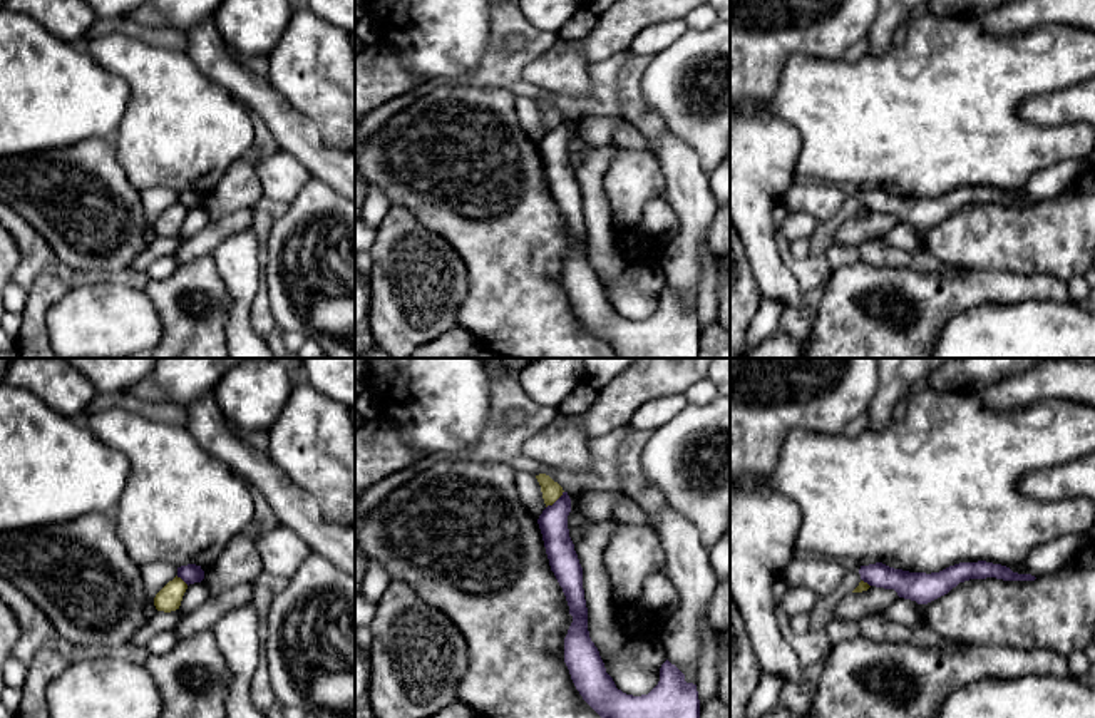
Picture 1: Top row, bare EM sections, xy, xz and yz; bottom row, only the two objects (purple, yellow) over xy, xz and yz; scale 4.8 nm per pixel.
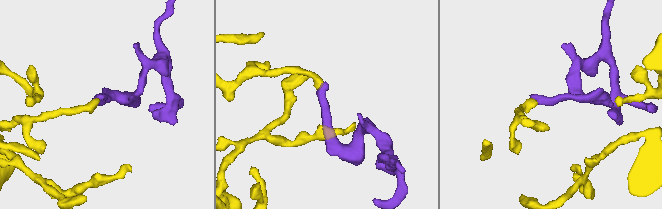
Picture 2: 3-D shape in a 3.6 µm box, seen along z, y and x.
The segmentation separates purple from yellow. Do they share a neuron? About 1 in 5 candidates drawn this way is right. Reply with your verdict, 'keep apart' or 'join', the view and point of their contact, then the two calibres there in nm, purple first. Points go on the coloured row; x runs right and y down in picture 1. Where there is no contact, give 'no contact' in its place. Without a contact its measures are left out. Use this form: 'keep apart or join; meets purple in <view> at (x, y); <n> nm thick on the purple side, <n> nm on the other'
keep apart; meets purple in xz at (556, 501); 140 nm thick on the purple side, 100 nm on the other

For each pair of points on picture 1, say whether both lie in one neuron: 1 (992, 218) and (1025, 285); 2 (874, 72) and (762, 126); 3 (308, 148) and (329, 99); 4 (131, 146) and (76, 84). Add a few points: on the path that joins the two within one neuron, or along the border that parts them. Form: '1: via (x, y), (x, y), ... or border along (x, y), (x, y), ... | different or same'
1: border along (981, 270), (1048, 273), (1059, 278) | different
2: border along (779, 77), (767, 111), (797, 131), (797, 153) | different
3: border along (287, 101), (315, 124), (325, 144), (337, 149) | different
4: border along (131, 92), (118, 134), (113, 139) | different

